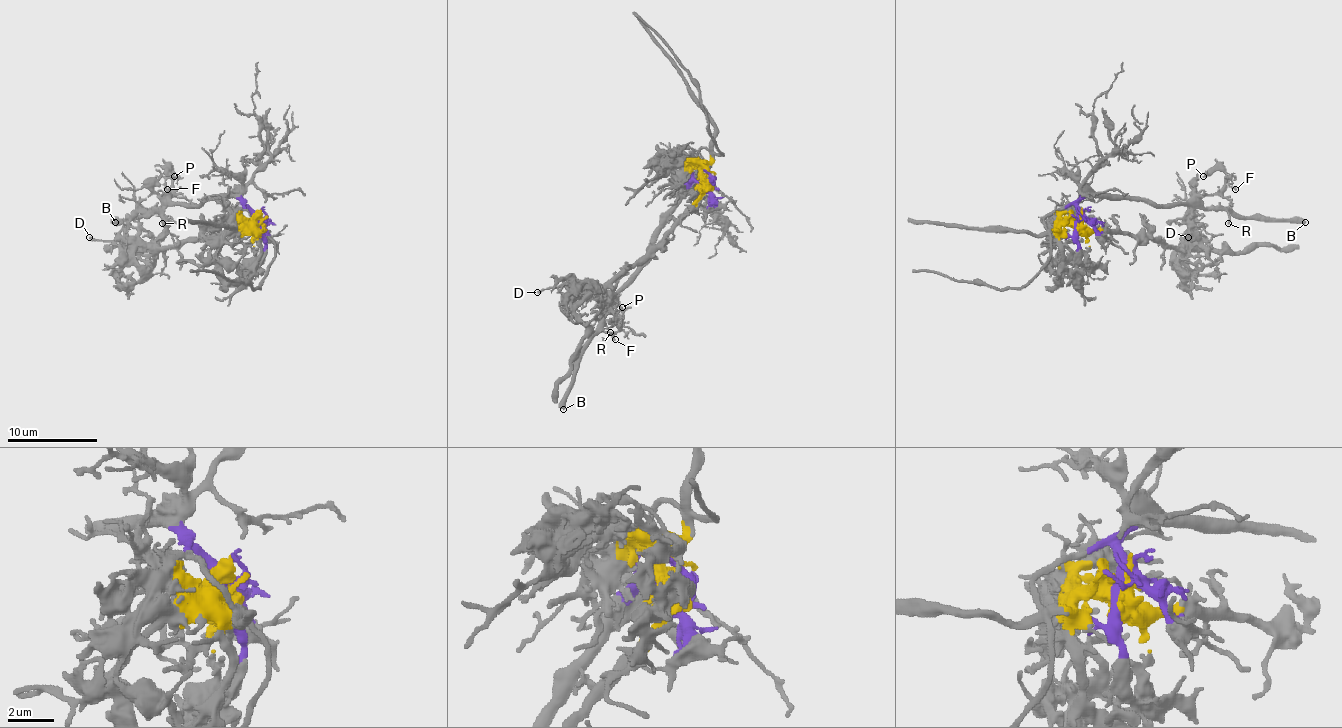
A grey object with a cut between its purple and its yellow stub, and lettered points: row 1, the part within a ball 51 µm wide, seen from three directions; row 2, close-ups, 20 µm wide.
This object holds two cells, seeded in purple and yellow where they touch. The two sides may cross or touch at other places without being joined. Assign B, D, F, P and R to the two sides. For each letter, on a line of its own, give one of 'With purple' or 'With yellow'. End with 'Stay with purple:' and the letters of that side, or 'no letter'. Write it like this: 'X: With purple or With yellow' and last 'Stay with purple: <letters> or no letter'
B: With purple
D: With yellow
F: With purple
P: With purple
R: With purple
Stay with purple: B, F, P, R

